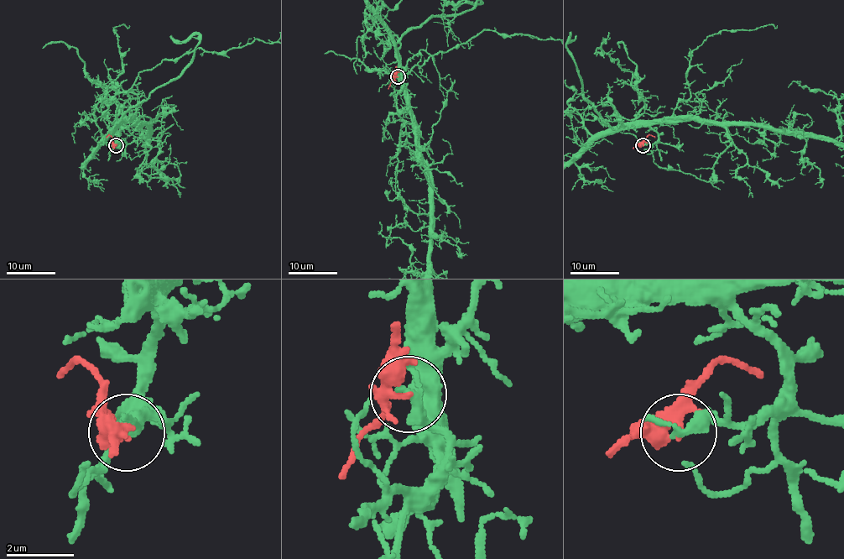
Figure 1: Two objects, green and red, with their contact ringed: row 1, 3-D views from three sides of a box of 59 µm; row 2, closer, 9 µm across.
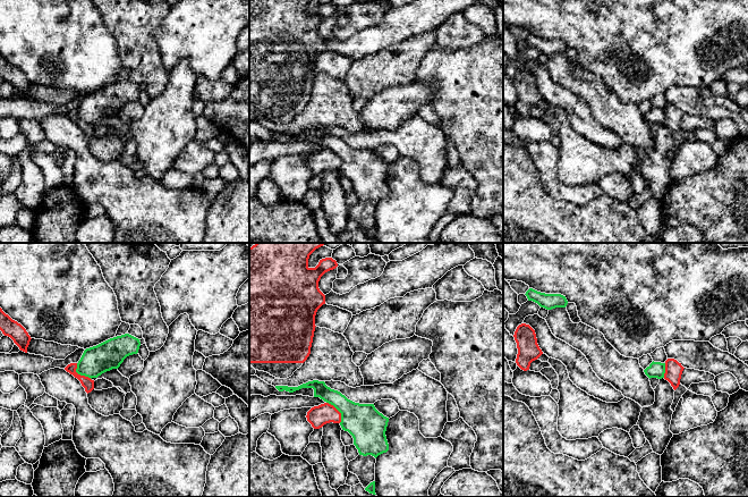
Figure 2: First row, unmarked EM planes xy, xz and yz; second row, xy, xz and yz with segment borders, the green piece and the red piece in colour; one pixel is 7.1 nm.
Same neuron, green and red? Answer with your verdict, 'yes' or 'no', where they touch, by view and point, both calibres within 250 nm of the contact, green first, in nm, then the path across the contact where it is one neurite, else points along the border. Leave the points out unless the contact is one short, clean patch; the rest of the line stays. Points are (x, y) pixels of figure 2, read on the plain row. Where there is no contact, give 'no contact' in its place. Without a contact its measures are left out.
no | xy (79, 119) | 200/80 nm | along xy (76, 109), (76, 117), (91, 125)

